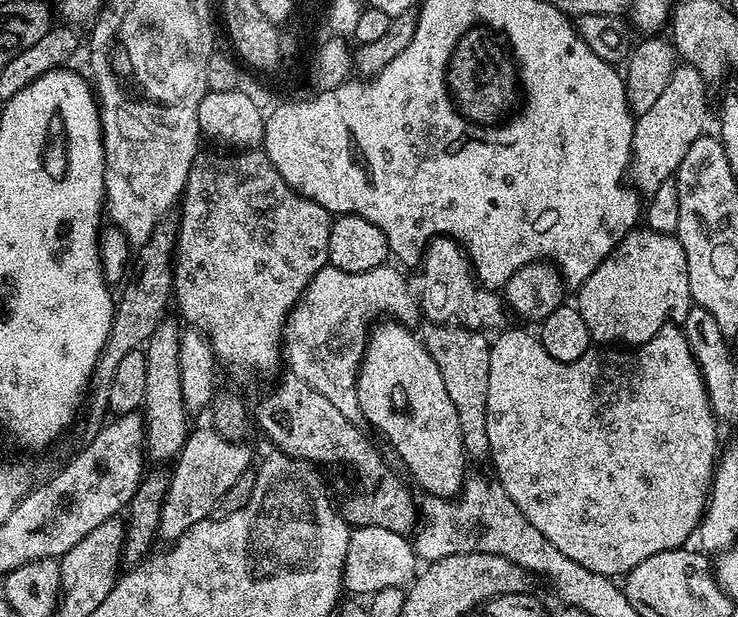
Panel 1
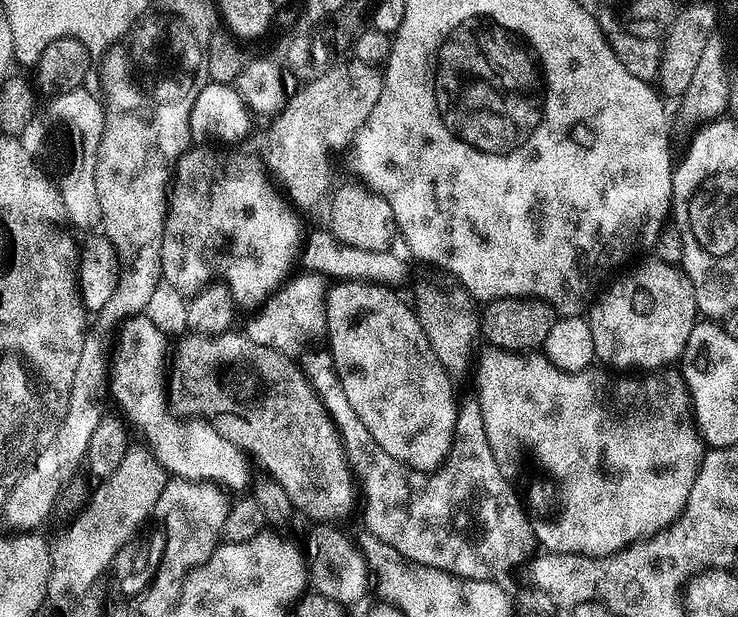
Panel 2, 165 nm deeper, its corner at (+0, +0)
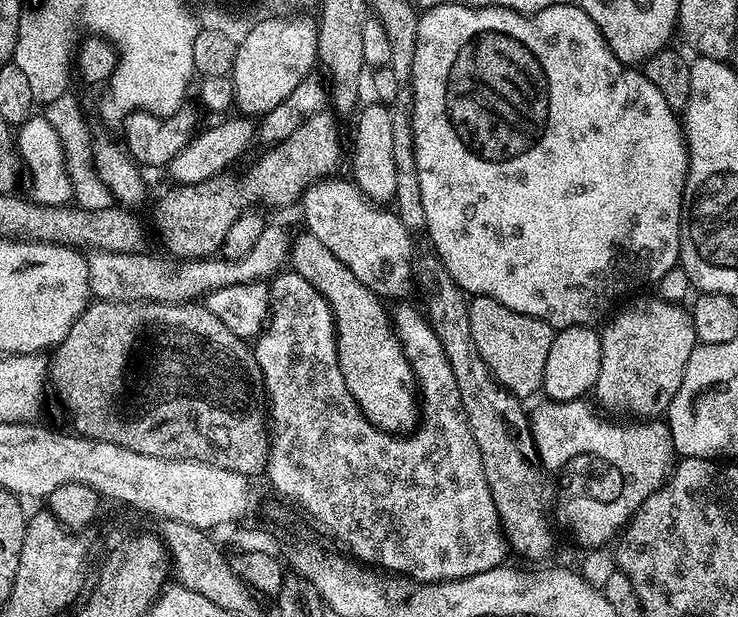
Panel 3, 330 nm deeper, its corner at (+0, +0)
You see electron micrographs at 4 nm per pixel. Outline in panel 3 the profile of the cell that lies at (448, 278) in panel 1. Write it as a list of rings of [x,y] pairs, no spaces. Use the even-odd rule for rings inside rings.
[[[265,223],[258,242],[242,254],[242,258],[226,260],[205,258],[182,260],[167,255],[147,256],[144,250],[134,252],[92,252],[87,257],[88,291],[96,300],[110,302],[138,302],[149,300],[155,304],[186,304],[207,298],[222,286],[255,284],[267,281],[289,263],[293,237],[280,224]]]

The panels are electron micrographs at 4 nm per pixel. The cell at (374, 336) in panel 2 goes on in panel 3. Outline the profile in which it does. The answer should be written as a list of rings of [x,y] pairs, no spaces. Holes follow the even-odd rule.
[[[307,230],[301,231],[299,237],[295,237],[290,253],[291,271],[302,274],[322,298],[332,311],[332,320],[336,324],[336,353],[338,354],[338,366],[342,370],[342,378],[346,382],[346,390],[354,398],[354,402],[362,410],[362,414],[370,421],[375,428],[380,428],[384,432],[393,434],[408,434],[417,427],[418,424],[418,381],[412,372],[412,366],[408,361],[408,355],[404,352],[404,345],[400,343],[399,336],[396,335],[393,317],[384,309],[385,301],[376,296],[314,238],[314,234]]]

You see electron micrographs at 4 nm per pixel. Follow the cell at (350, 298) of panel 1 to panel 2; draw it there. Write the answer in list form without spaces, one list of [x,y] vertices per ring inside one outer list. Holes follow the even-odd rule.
[[[307,271],[304,276],[296,276],[280,285],[266,300],[255,309],[256,312],[248,320],[248,325],[242,328],[243,335],[250,338],[250,342],[258,342],[258,346],[270,346],[277,348],[285,354],[296,354],[296,351],[307,342],[311,336],[316,336],[325,331],[324,322],[324,298],[326,295],[325,277],[319,276],[316,272]]]

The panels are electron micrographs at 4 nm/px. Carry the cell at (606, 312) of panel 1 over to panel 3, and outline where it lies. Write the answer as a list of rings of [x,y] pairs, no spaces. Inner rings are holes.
[[[651,295],[645,300],[636,300],[633,304],[625,303],[623,305],[625,308],[620,313],[617,311],[603,325],[605,328],[600,332],[602,366],[598,370],[594,396],[616,412],[629,412],[632,415],[629,417],[632,418],[656,418],[667,413],[674,394],[678,394],[678,386],[682,386],[682,374],[686,374],[686,362],[690,362],[690,354],[698,343],[694,334],[691,311],[683,303],[672,303],[661,300],[659,295]]]

